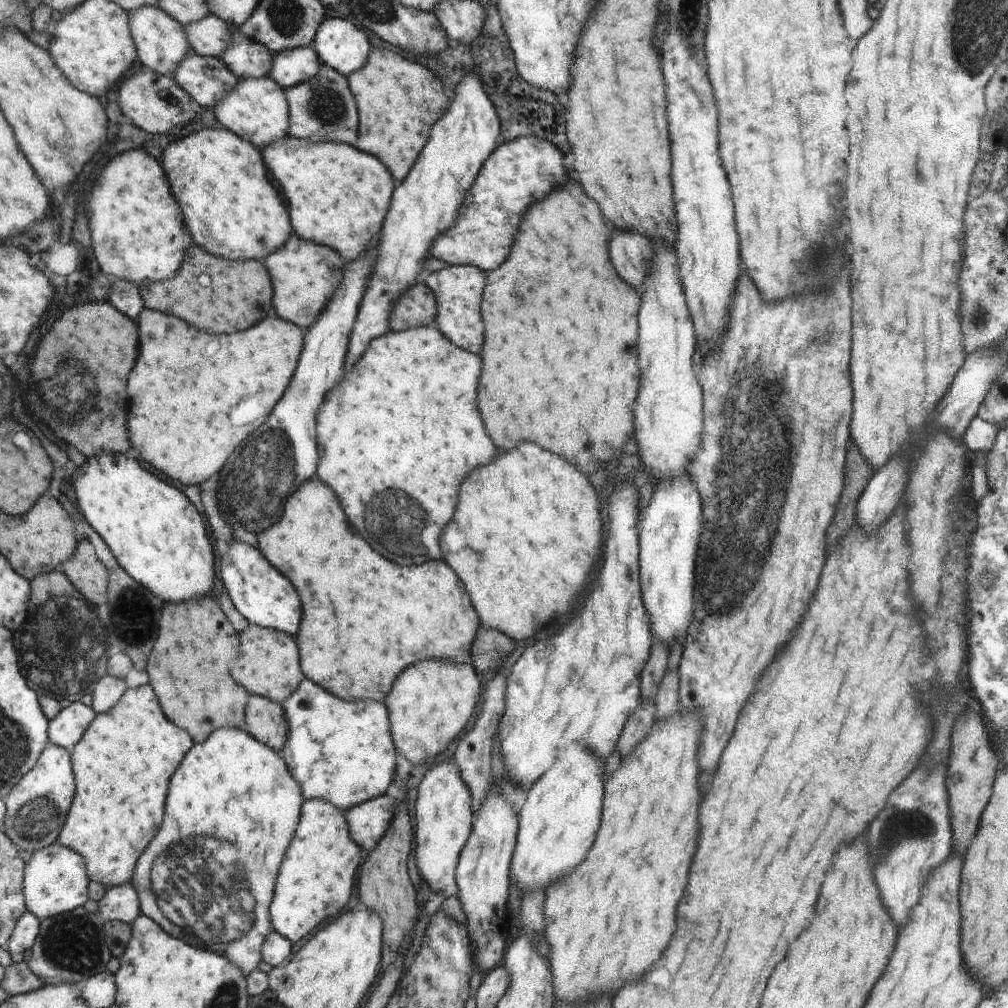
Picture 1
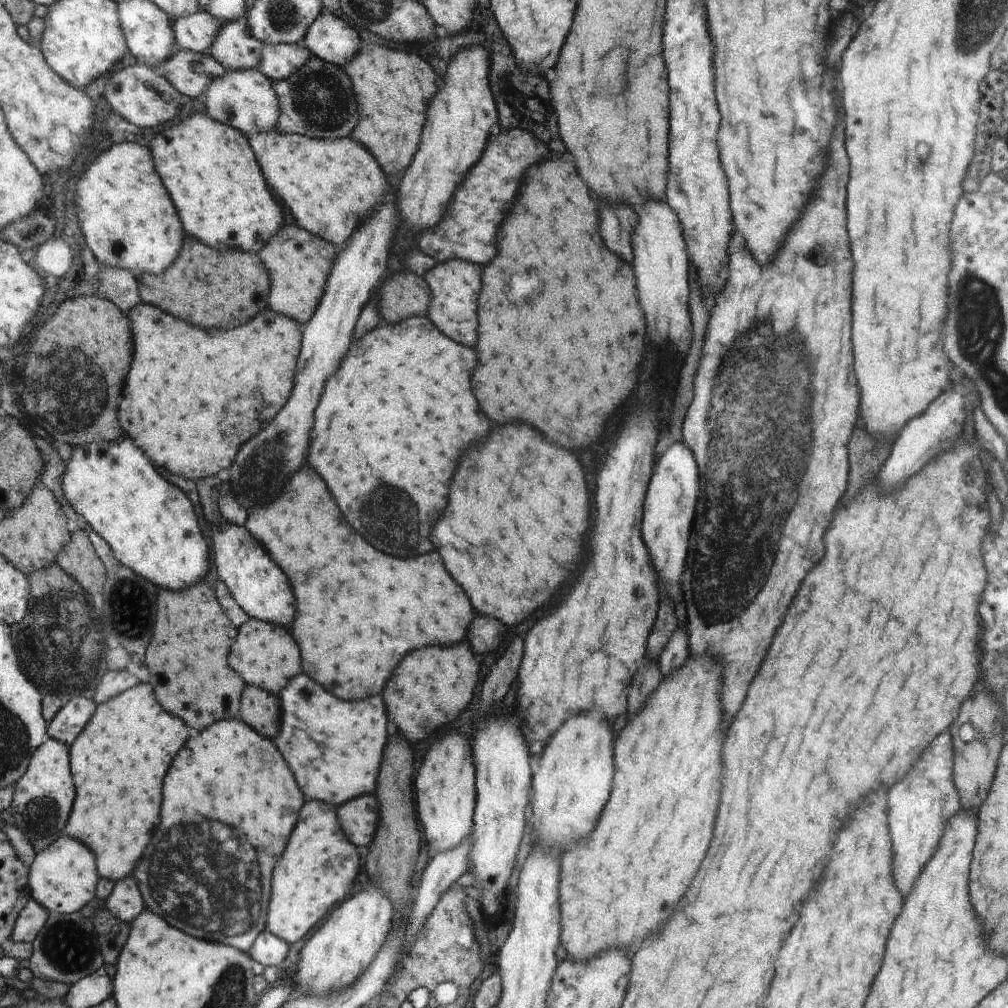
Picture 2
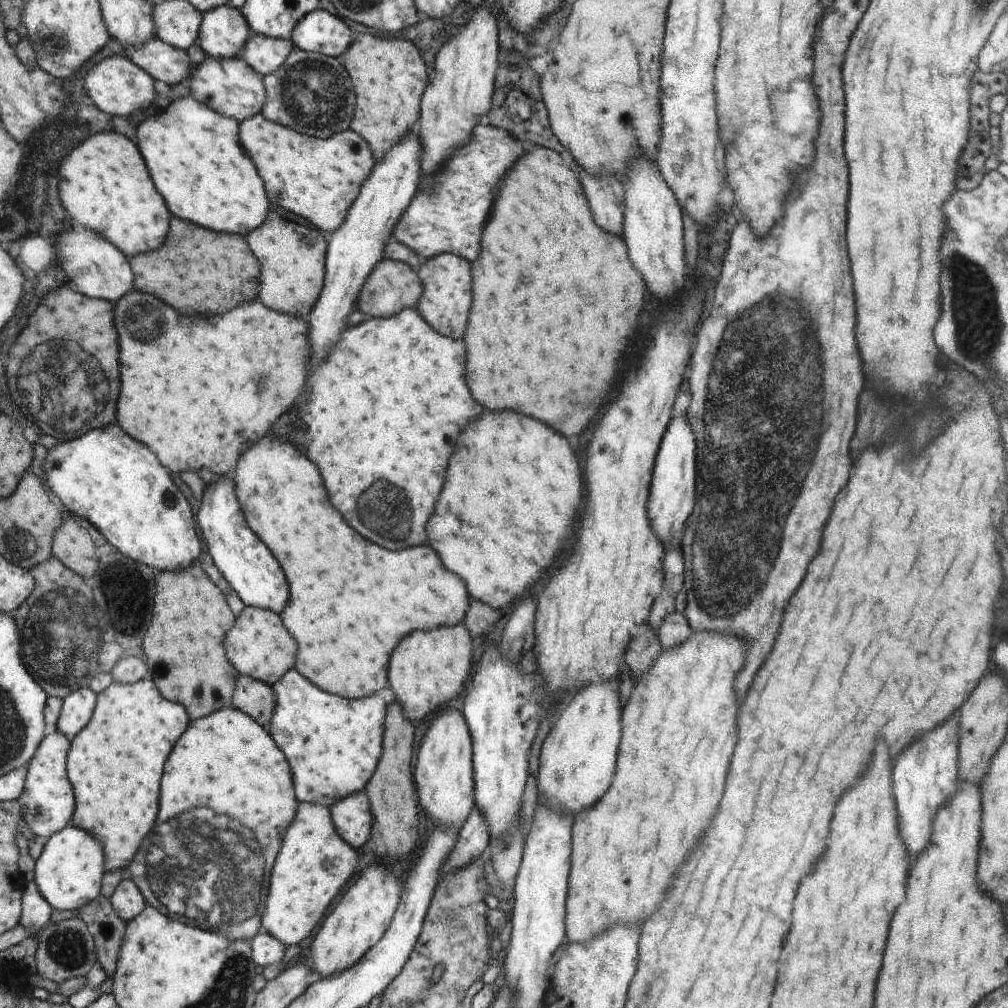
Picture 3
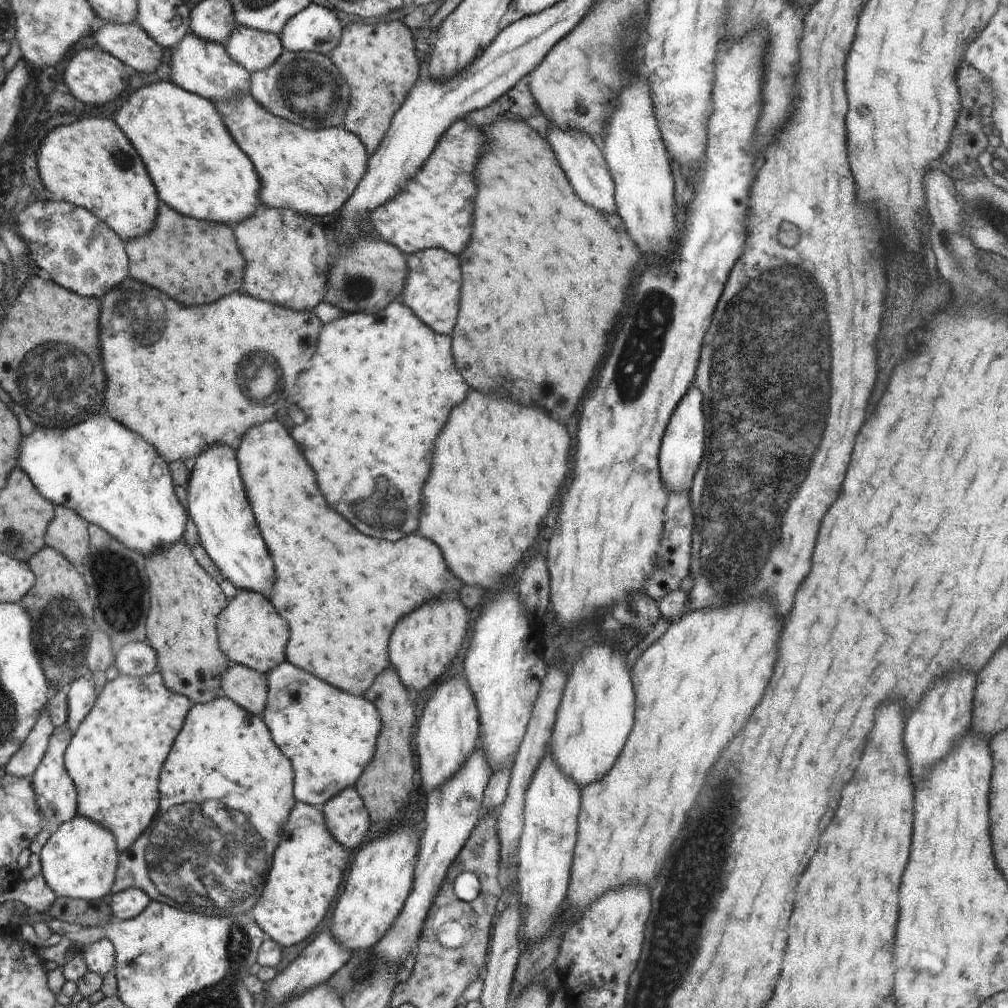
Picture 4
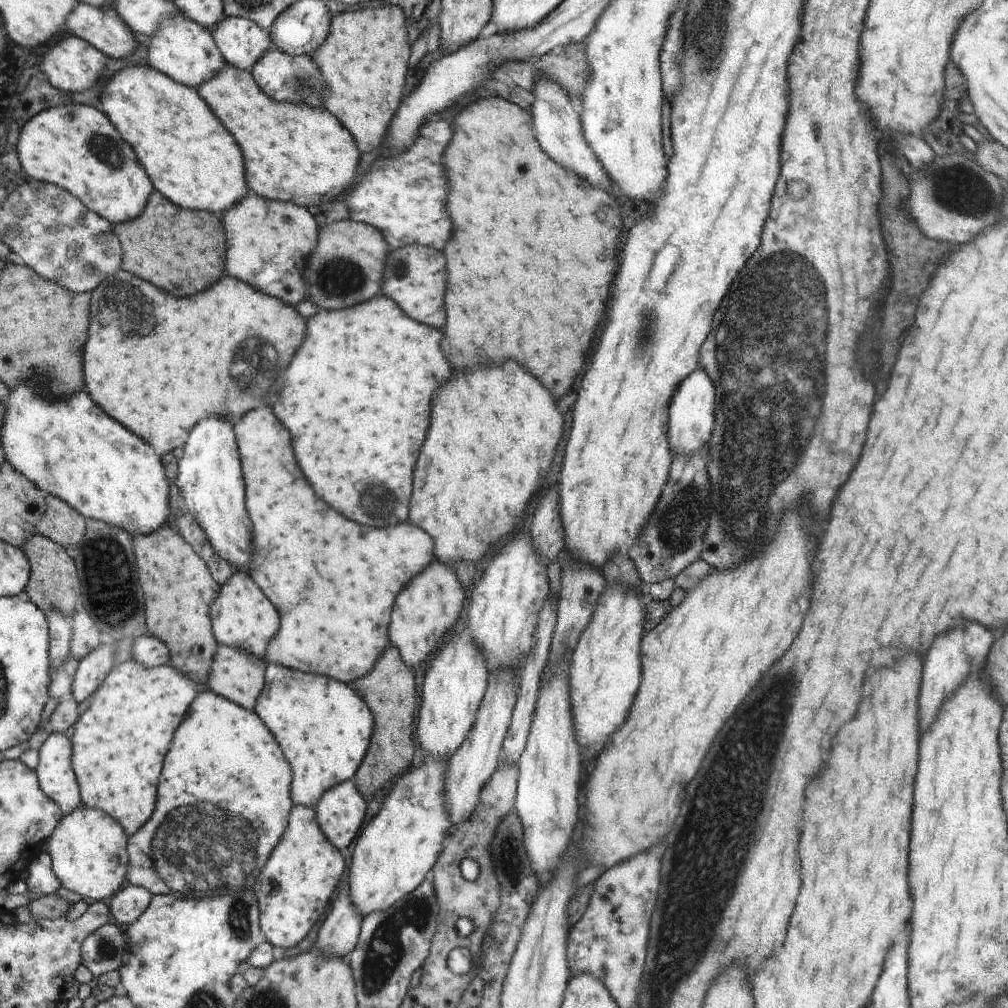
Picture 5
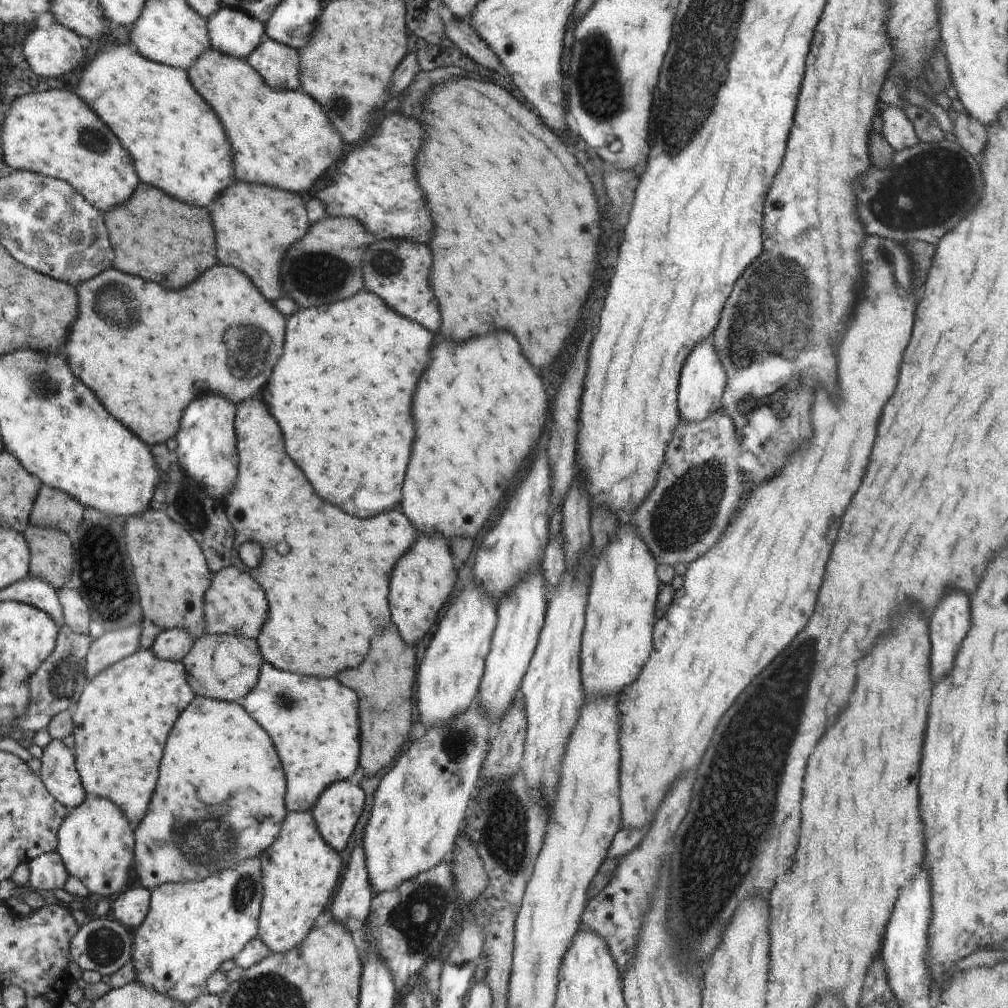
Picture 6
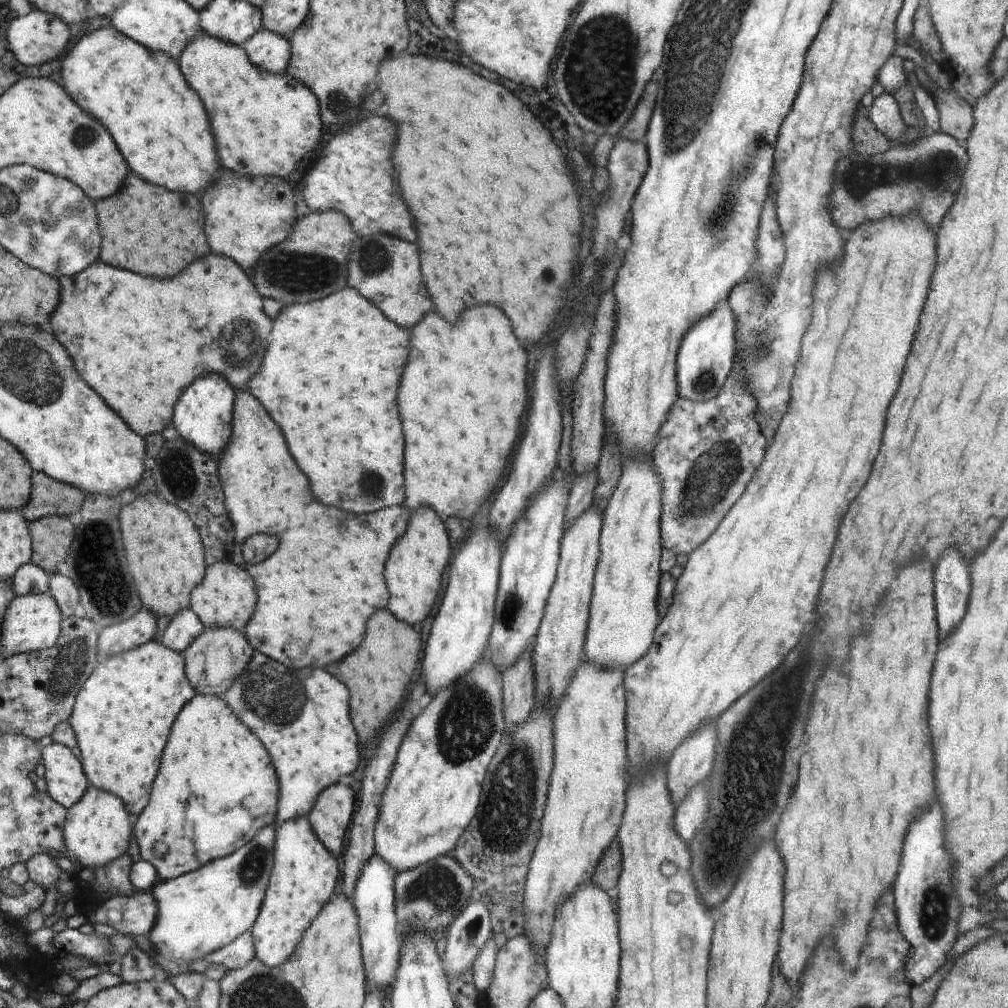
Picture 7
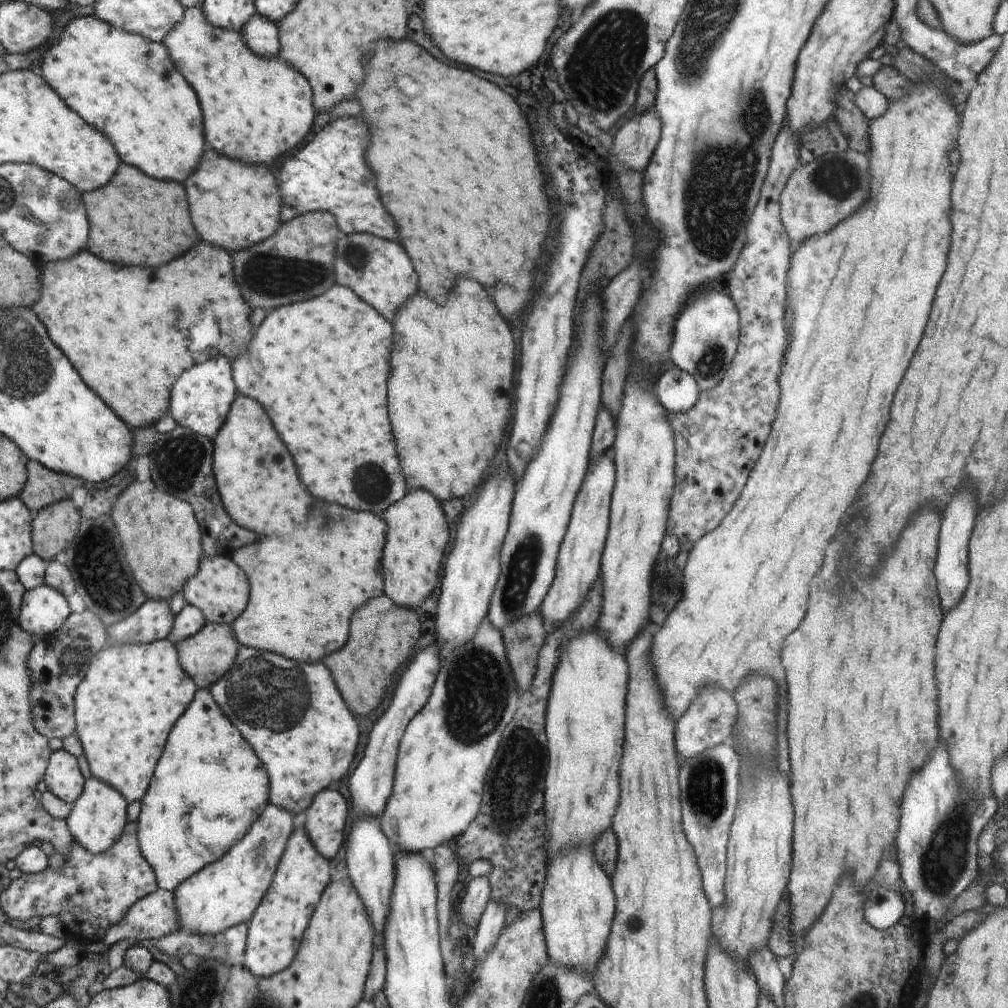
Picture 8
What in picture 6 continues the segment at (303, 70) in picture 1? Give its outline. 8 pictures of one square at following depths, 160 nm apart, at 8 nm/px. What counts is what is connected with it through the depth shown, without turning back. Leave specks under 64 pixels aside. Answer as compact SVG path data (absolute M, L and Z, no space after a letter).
M224 6L209 18L208 29L212 48L234 58L248 58L265 38L265 23Z

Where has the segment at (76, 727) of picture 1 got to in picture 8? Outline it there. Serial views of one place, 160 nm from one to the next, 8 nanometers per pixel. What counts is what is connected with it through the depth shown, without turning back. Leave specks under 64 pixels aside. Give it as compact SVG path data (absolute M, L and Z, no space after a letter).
M149 599L132 616L108 628L109 642L145 644L168 639L175 620L169 602Z

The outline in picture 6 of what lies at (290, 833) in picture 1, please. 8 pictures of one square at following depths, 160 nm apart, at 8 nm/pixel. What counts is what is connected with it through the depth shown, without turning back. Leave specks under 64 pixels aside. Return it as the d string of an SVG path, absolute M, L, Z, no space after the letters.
M195 696L194 700L180 713L168 735L164 745L161 777L157 778L158 794L153 794L154 802L149 802L150 814L145 814L146 822L140 821L138 824L136 852L134 853L135 883L139 883L140 886L151 891L170 883L203 881L205 878L210 878L210 875L218 874L219 871L233 869L246 859L262 856L273 846L273 842L281 834L286 817L288 817L288 810L285 805L286 781L279 754L276 752L270 736L242 705Z

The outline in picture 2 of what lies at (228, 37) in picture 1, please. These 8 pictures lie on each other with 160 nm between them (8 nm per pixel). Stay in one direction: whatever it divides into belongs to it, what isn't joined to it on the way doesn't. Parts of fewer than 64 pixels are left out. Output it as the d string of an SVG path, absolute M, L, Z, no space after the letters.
M208 11L172 18L176 49L202 53L213 46L223 21L214 18Z

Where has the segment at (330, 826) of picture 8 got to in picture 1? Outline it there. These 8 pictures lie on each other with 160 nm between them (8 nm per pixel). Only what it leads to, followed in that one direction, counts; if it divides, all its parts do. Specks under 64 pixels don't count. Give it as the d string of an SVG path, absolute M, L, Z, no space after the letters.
M382 795L344 811L350 834L358 846L366 850L376 849L394 820L396 799Z

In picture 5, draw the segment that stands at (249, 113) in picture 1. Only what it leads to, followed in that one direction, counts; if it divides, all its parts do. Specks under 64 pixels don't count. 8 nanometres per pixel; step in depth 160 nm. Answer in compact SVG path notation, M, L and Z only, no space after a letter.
M181 12L169 25L161 27L158 33L145 41L149 48L147 59L150 66L169 75L175 82L196 90L228 66L211 32L188 20Z

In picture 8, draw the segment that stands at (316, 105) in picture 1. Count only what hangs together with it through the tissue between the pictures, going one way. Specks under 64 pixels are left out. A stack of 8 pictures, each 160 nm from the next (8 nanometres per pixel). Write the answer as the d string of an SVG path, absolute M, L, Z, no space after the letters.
M256 13L240 33L257 55L267 59L280 56L280 27L269 18Z

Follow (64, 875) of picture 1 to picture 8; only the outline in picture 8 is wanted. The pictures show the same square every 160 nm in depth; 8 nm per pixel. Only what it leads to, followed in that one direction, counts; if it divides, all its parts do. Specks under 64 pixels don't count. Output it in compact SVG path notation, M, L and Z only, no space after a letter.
M91 777L86 780L85 792L72 805L66 819L69 830L77 844L92 854L106 853L121 838L126 826L126 798L113 786Z

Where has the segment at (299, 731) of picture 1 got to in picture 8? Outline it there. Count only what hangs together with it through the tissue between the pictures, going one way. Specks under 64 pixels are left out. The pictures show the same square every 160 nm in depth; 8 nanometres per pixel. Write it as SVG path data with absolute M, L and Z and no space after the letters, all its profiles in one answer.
M242 646L230 670L222 676L210 692L265 764L270 778L270 802L302 817L321 790L344 778L354 760L360 734L356 720L344 706L344 696L340 696L330 672L320 662L312 665L296 662L248 646Z

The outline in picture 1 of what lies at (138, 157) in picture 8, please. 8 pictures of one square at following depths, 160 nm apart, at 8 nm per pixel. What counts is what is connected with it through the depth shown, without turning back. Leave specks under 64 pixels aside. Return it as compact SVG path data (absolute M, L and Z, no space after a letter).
M226 127L203 128L196 134L190 134L183 140L171 143L162 153L161 166L166 166L166 174L170 174L170 186L181 209L186 210L186 222L190 222L190 230L194 230L194 242L202 246L206 252L214 256L222 256L228 260L248 261L256 259L263 262L270 254L282 249L289 242L292 234L288 210L266 176L266 168L260 152L253 143L241 139L234 131Z

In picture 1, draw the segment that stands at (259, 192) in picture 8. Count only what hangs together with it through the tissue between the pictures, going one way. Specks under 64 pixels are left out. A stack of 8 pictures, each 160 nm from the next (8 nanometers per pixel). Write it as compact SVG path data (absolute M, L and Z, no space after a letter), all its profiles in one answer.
M294 235L282 249L263 260L273 283L273 308L276 316L294 323L303 330L314 326L320 314L330 304L331 298L345 278L345 259L333 248L307 241Z

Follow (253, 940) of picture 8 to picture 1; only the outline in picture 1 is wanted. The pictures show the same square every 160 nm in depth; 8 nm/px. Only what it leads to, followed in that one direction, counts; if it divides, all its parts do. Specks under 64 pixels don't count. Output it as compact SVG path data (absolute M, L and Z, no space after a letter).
M324 799L305 800L301 818L302 830L296 830L298 838L293 838L285 860L281 862L276 894L270 906L272 930L292 944L306 938L318 924L326 918L332 919L342 906L346 906L362 860L360 848L356 846L340 808Z

